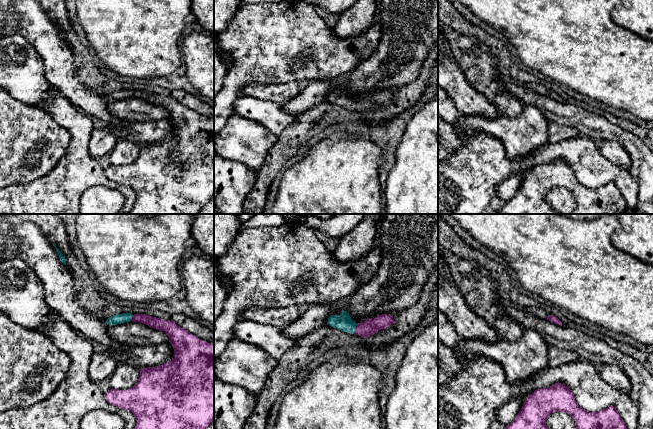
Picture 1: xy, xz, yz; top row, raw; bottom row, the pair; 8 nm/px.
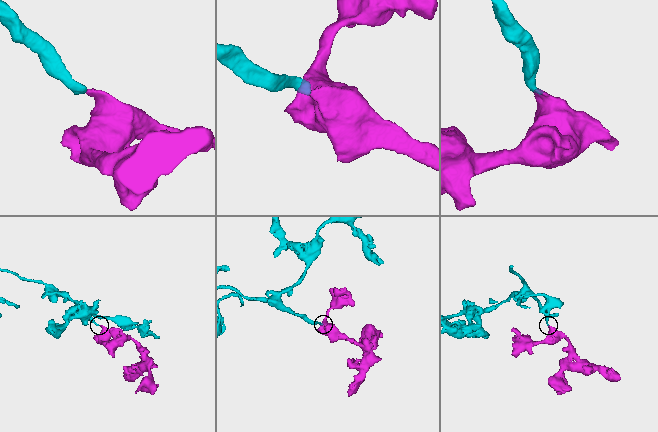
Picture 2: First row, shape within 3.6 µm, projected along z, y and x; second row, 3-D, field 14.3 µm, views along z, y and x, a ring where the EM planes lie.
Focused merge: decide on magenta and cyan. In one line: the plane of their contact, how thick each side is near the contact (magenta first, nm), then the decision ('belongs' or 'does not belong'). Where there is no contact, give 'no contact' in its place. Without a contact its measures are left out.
xz | 130/140 nm | belongs

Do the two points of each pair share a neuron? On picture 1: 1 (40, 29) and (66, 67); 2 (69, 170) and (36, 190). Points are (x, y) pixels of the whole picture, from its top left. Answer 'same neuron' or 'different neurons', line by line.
1: same neuron
2: same neuron

